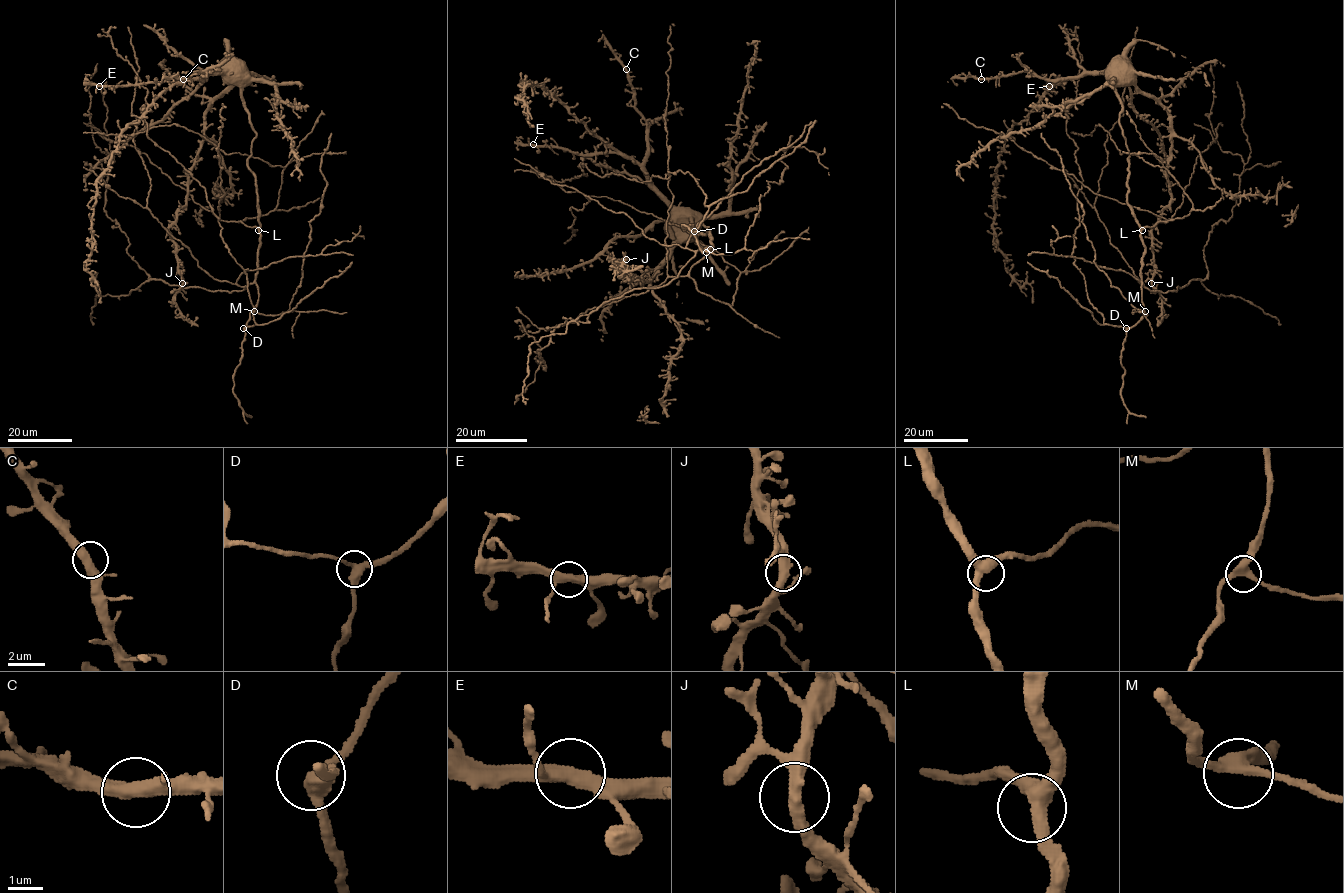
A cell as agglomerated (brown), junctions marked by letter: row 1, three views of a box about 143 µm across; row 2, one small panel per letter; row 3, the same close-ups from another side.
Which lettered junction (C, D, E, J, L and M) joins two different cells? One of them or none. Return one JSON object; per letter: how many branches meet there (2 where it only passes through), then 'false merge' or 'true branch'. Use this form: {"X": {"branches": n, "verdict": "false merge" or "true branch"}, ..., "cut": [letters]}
{"C": {"branches": 3, "verdict": "true branch"}, "D": {"branches": 3, "verdict": "true branch"}, "E": {"branches": 3, "verdict": "true branch"}, "J": {"branches": 3, "verdict": "true branch"}, "L": {"branches": 3, "verdict": "true branch"}, "M": {"branches": 3, "verdict": "true branch"}, "cut": []}

